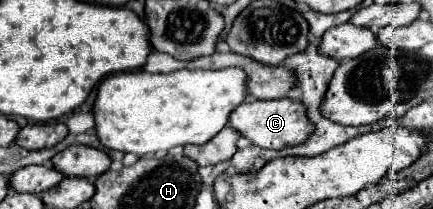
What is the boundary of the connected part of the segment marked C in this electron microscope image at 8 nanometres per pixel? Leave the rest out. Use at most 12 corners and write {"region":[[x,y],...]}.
{"region":[[289,98],[243,102],[229,124],[259,148],[307,140],[305,106]]}

